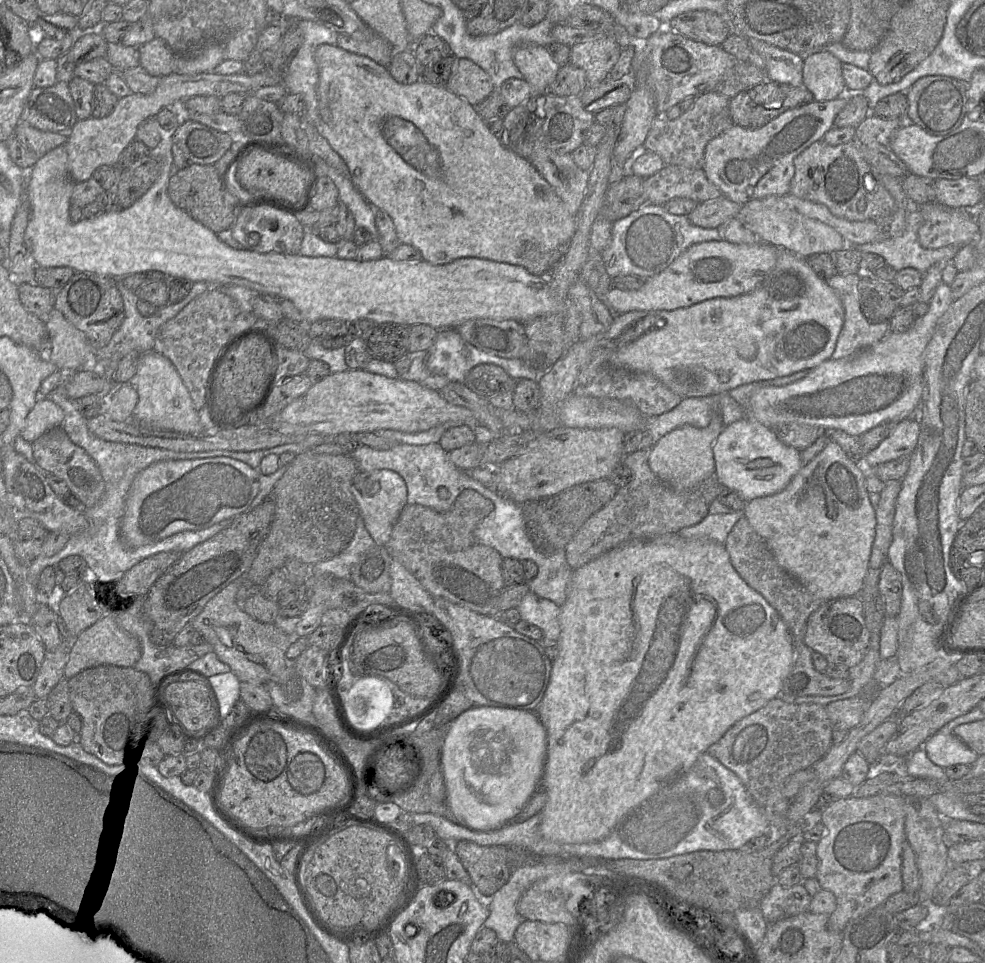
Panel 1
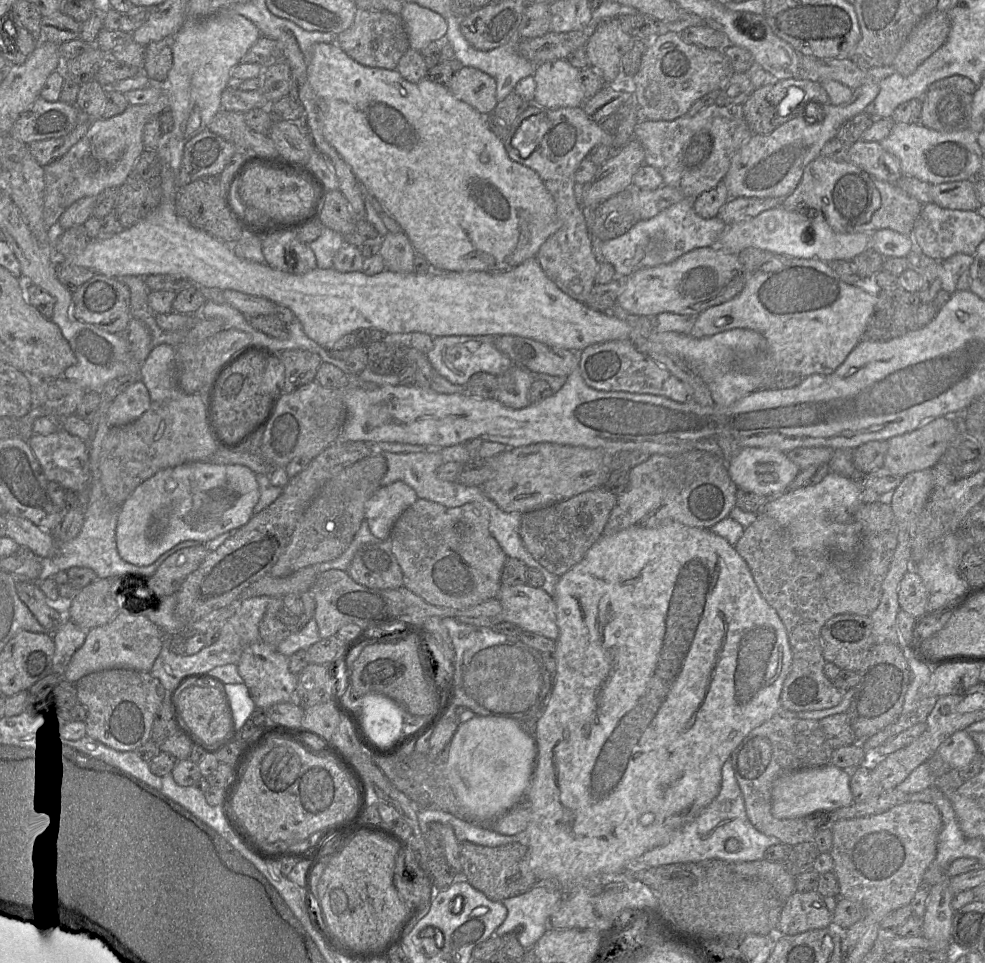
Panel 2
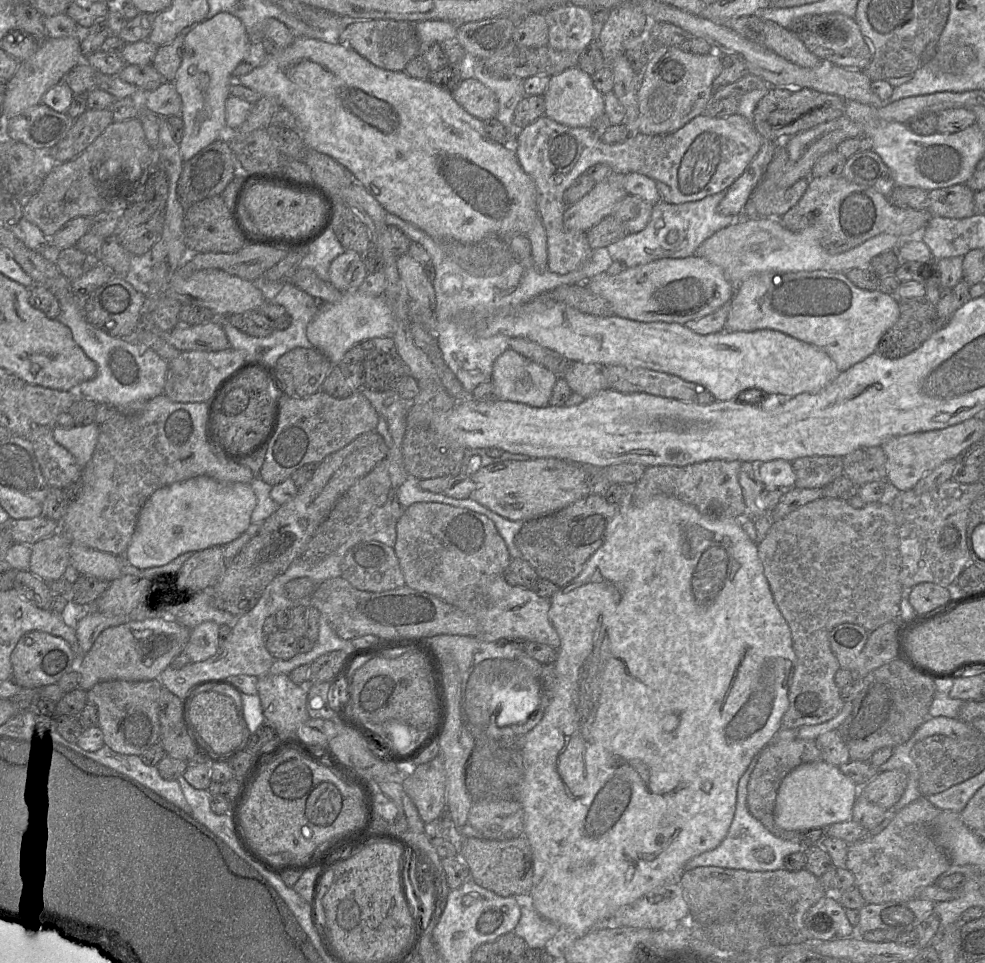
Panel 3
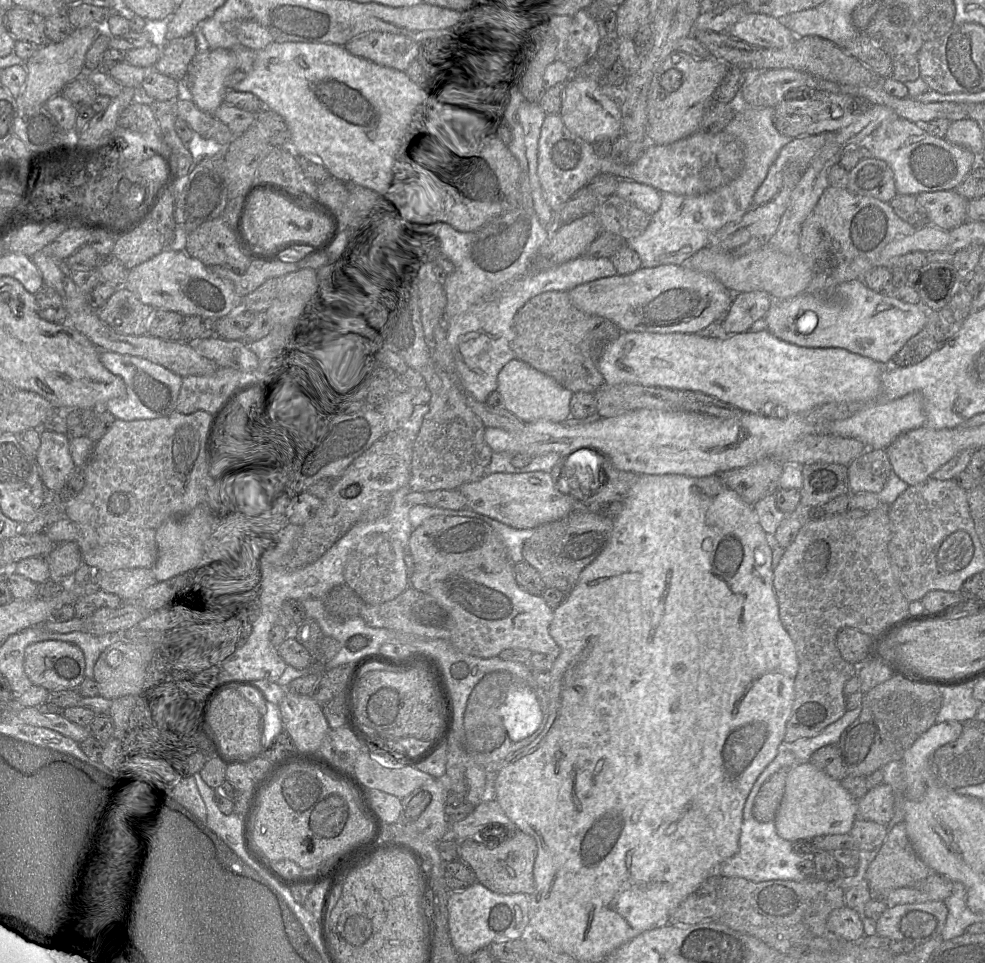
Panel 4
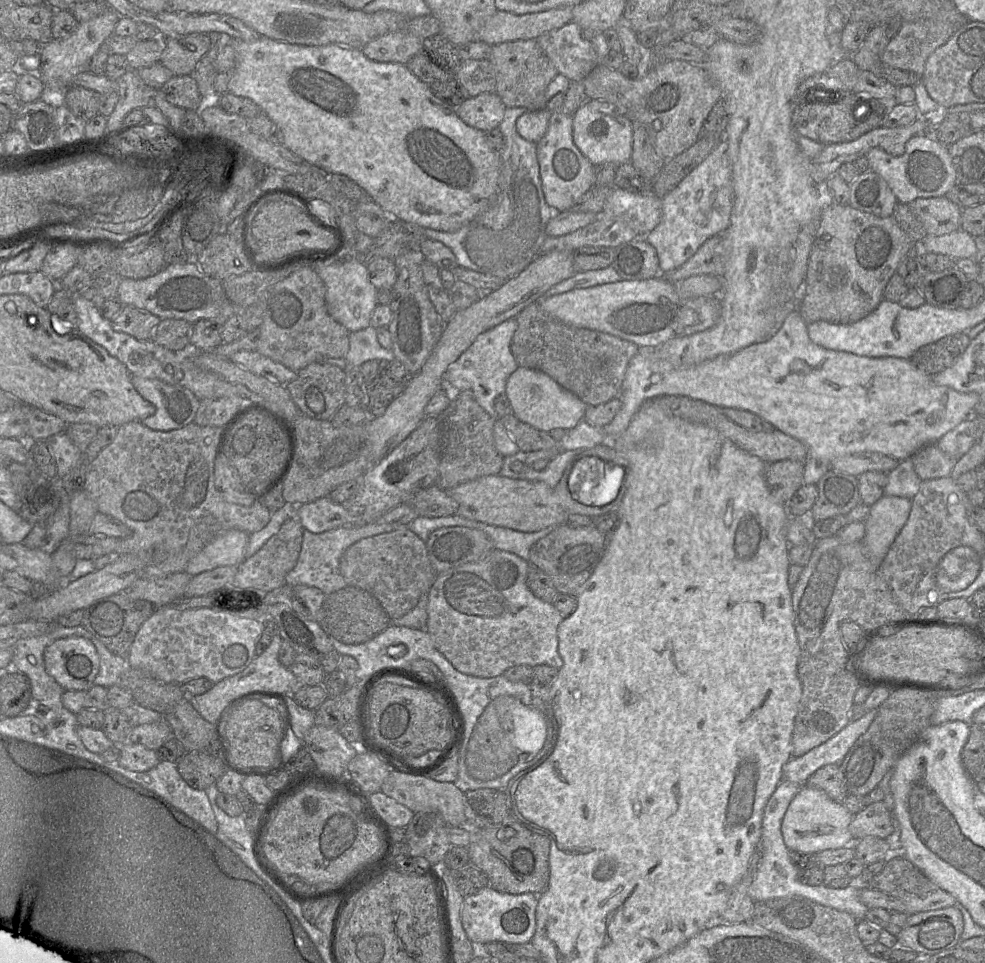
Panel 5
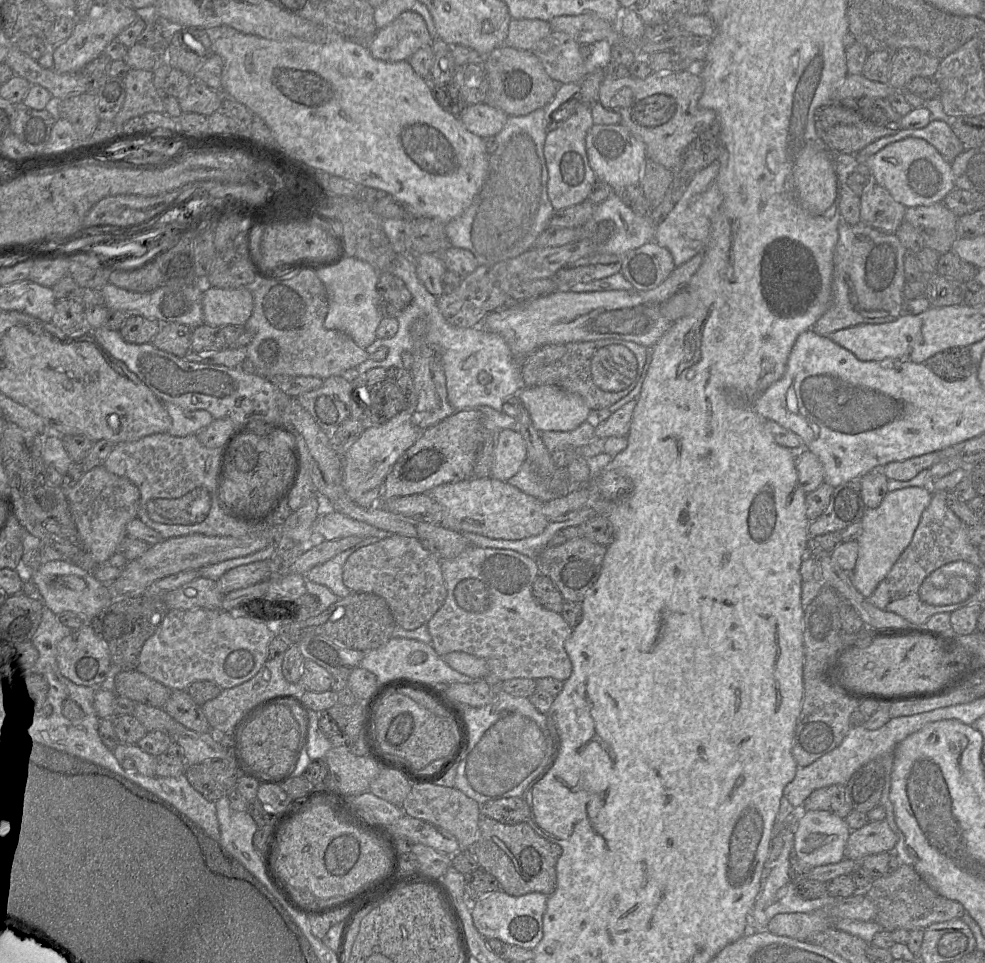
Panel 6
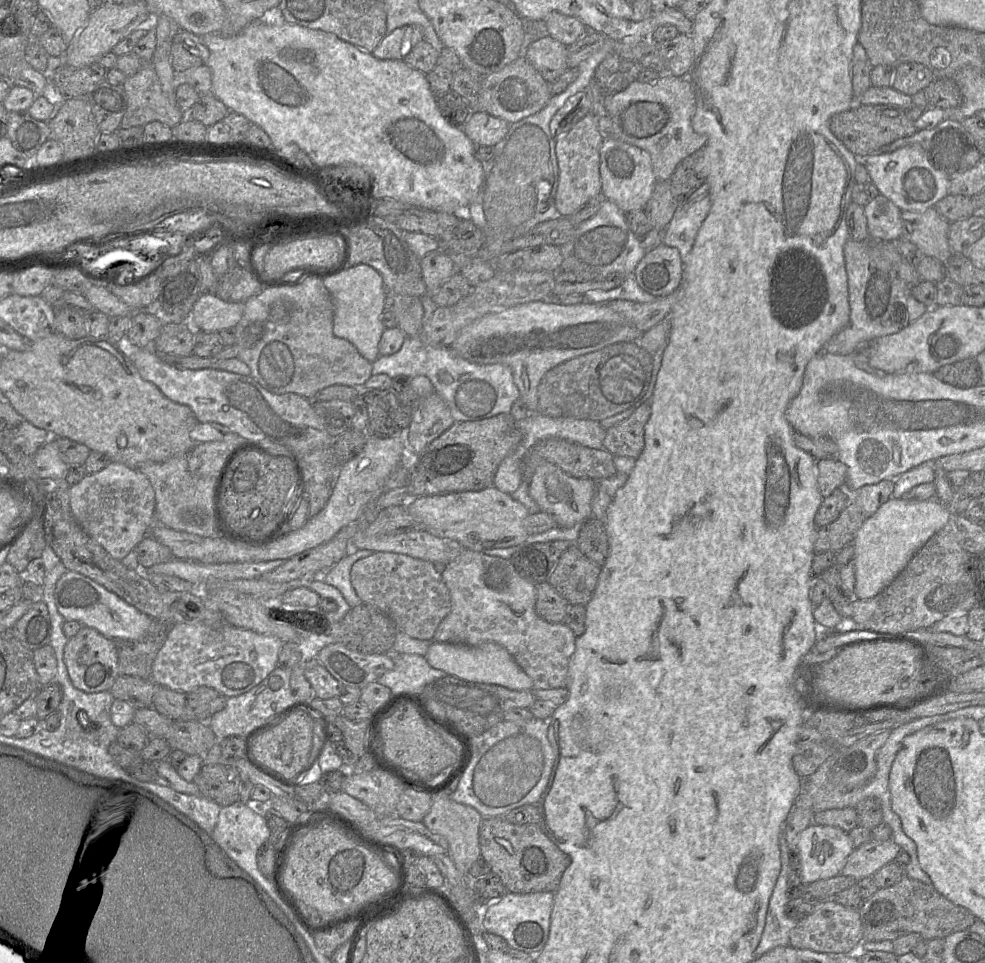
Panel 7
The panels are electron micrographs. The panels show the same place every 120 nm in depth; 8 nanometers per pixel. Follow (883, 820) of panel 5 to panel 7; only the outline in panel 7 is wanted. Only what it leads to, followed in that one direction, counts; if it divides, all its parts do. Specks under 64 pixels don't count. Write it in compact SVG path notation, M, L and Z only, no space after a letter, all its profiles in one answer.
M870 840L854 848L840 874L856 881L872 876L887 863L893 862L900 847L892 840L876 842Z

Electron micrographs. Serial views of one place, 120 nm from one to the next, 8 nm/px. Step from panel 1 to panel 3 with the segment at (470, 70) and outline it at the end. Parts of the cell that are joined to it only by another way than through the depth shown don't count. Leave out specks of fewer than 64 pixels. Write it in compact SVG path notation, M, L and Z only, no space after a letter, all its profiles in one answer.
M468 73L452 96L464 110L483 122L495 118L498 113L499 102L495 93Z

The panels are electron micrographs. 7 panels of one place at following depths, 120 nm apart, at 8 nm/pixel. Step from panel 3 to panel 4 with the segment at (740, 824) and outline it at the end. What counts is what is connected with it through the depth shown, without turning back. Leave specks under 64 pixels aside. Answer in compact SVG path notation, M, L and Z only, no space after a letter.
M783 745L775 759L766 767L753 785L743 808L743 822L739 838L739 850L731 858L718 866L718 875L724 877L741 877L752 882L765 882L772 880L803 881L806 876L798 870L798 864L802 860L794 850L793 843L783 839L776 832L774 821L759 822L753 816L753 806L761 786L774 773L779 770L791 771L796 763L796 756Z

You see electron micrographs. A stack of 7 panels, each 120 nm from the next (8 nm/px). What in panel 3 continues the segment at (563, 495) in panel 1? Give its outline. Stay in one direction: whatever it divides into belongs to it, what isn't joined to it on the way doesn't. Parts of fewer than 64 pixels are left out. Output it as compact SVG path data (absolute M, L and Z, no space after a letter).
M591 494L552 514L527 520L516 535L516 545L538 576L558 587L569 584L582 571L587 560L602 546L612 532L612 521L618 513L619 504L609 503L603 495Z

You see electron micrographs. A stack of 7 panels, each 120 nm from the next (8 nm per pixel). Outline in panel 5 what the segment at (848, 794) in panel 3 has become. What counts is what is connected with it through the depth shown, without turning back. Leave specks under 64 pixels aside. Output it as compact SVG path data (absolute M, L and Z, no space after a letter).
M802 785L785 812L781 833L787 848L793 852L812 854L849 847L855 842L850 832L853 817L843 803L832 800L824 791Z

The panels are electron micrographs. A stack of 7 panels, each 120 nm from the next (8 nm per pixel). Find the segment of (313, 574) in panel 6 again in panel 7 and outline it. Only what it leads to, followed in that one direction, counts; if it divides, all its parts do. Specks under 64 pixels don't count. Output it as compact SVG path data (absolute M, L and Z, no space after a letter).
M352 549L337 564L321 573L321 579L326 584L339 590L350 607L355 607L362 602L353 590L350 582L351 567L357 560L370 555L372 552L374 551Z

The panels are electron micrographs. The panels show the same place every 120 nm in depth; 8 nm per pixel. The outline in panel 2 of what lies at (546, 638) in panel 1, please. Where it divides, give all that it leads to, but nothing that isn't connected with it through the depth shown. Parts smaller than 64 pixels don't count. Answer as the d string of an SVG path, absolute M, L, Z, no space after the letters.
M528 584L502 585L496 598L502 605L503 621L557 641L556 603L545 590Z

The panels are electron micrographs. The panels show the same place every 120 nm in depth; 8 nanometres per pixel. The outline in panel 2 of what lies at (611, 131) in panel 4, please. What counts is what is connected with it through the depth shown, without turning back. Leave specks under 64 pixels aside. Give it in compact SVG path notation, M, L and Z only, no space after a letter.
M567 60L536 65L533 77L536 83L533 101L539 106L549 109L582 108L587 100L579 80L579 69Z

